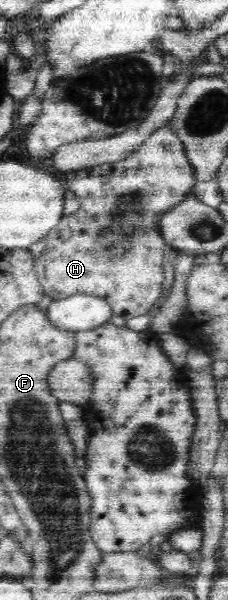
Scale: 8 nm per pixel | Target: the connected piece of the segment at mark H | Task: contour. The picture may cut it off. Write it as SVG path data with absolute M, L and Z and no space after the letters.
M166 125L165 127L156 129L143 142L143 145L140 145L133 153L122 160L65 172L61 177L65 183L65 187L69 187L78 198L80 207L75 213L65 214L61 218L61 221L43 238L46 246L39 257L34 259L34 270L41 287L44 289L44 293L52 297L53 300L60 300L76 293L88 293L105 298L109 306L111 306L113 316L123 316L127 320L138 316L145 316L151 311L153 304L161 297L161 289L163 289L163 251L165 251L166 243L159 229L159 219L163 213L183 201L184 197L191 193L198 183L195 180L193 166L187 160L183 142L179 139L175 130L169 125Z

